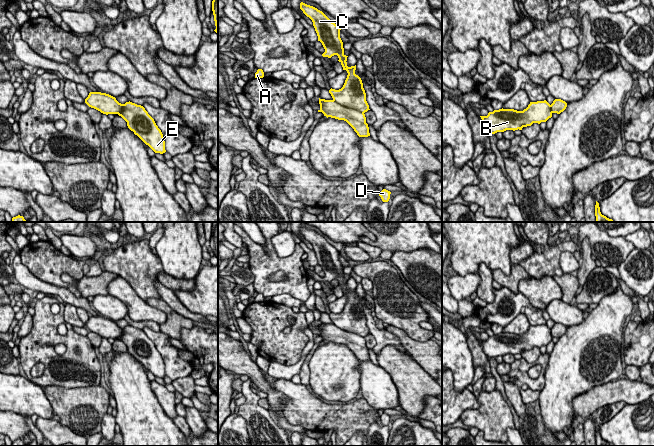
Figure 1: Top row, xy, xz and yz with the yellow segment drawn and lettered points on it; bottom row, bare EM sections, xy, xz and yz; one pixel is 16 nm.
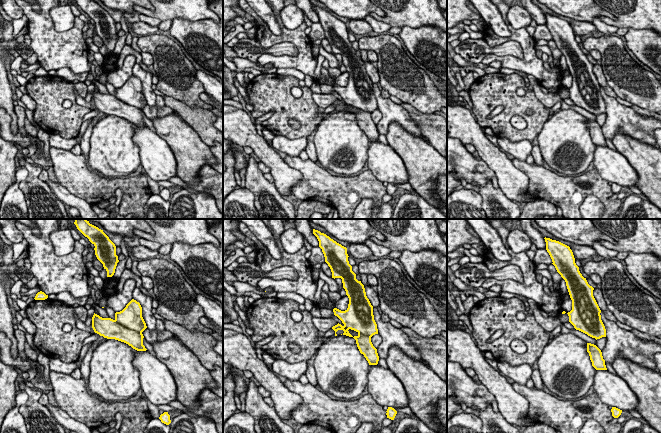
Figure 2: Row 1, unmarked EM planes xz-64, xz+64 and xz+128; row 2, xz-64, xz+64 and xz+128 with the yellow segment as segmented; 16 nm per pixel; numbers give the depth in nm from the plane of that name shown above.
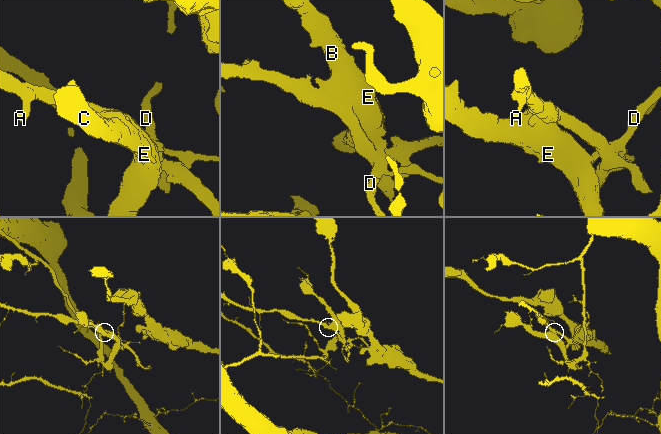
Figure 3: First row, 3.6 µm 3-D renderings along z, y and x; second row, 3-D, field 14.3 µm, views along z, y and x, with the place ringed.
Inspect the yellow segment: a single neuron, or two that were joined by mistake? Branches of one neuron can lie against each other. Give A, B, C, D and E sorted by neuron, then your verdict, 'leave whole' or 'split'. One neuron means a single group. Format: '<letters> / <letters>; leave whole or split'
A / B C D E; split

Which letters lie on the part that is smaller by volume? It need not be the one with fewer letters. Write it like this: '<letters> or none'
A

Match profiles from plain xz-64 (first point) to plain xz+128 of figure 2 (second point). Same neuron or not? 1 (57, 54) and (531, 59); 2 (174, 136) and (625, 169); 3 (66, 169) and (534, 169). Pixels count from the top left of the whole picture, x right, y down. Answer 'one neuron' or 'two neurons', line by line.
1: one neuron
2: two neurons
3: one neuron

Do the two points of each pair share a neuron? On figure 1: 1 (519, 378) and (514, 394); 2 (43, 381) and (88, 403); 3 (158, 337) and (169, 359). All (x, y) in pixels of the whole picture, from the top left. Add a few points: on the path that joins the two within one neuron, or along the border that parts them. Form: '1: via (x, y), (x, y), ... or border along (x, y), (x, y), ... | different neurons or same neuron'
1: border along (509, 380), (519, 387) | different neurons
2: border along (46, 386), (76, 388) | different neurons
3: via (161, 342), (169, 354) | same neuron

